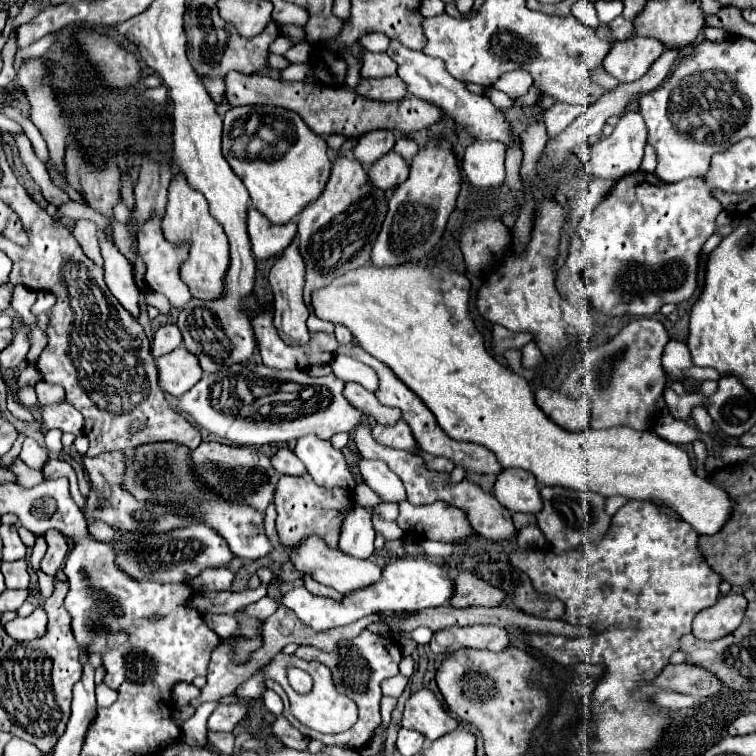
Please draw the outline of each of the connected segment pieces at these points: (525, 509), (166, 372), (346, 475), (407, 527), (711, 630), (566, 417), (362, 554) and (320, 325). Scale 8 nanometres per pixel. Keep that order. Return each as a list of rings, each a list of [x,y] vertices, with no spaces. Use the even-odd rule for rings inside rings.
[[[501,470],[493,486],[493,496],[511,512],[537,514],[537,510],[541,510],[537,490],[539,488],[533,474],[525,470]]]
[[[179,346],[173,352],[161,356],[157,360],[157,368],[161,388],[173,396],[185,394],[185,390],[189,390],[203,374],[197,356],[191,354],[185,346]]]
[[[299,438],[295,444],[295,456],[305,464],[311,478],[323,488],[345,488],[353,490],[356,487],[355,478],[347,468],[345,456],[331,446],[329,440],[319,438]]]
[[[403,500],[399,502],[397,524],[405,534],[415,534],[419,538],[439,542],[465,542],[475,534],[463,510],[445,502],[413,506]]]
[[[727,594],[719,596],[719,600],[701,610],[693,620],[693,634],[699,640],[719,640],[731,634],[743,620],[747,608],[747,600],[743,594]]]
[[[539,388],[535,394],[535,404],[567,432],[581,432],[589,424],[589,402],[575,402],[561,394],[559,390]]]
[[[361,504],[351,506],[341,524],[339,548],[355,558],[367,558],[373,552],[373,540],[375,540],[375,530],[371,512]]]
[[[309,316],[307,320],[307,328],[313,330],[313,332],[325,332],[325,334],[333,334],[335,326],[331,322],[325,322],[325,320],[319,320],[317,316]]]

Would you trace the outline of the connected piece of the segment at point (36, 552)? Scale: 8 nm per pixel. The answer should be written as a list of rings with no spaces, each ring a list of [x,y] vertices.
[[[44,535],[35,537],[35,543],[32,550],[33,551],[31,552],[30,564],[33,566],[33,570],[37,572],[37,568],[40,567],[40,562],[47,550],[47,543]]]

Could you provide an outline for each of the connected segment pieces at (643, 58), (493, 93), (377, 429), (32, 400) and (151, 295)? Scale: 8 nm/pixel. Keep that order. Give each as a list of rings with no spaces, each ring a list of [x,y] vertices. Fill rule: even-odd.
[[[633,36],[615,42],[603,58],[603,66],[619,82],[633,82],[639,80],[661,54],[663,46],[657,38]]]
[[[487,88],[487,98],[497,106],[497,108],[509,108],[511,104],[513,104],[513,100],[507,96],[507,94],[501,94],[499,90],[495,90],[495,88]]]
[[[403,420],[395,422],[393,426],[383,426],[375,424],[373,426],[373,436],[377,442],[391,446],[391,448],[401,448],[401,450],[411,450],[415,448],[415,438],[411,436],[411,430],[407,426],[401,426]]]
[[[23,388],[23,390],[17,390],[15,400],[17,400],[19,404],[23,404],[25,408],[37,406],[37,396],[35,396],[35,390],[33,390],[33,388]]]
[[[147,292],[145,298],[147,298],[147,304],[149,306],[155,306],[161,314],[167,314],[169,312],[169,300],[163,294],[159,294],[159,292]]]

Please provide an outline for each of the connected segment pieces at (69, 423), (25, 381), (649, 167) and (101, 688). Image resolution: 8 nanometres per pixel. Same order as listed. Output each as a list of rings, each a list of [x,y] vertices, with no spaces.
[[[66,400],[41,408],[42,424],[45,430],[61,430],[79,436],[85,426],[85,418],[75,406]]]
[[[29,365],[28,366],[28,372],[21,372],[19,375],[16,385],[18,389],[27,386],[35,386],[40,380],[41,380],[41,374],[40,372],[35,369],[34,366]]]
[[[647,144],[647,146],[645,146],[645,156],[643,156],[641,170],[655,172],[655,166],[657,166],[657,154],[655,154],[655,148],[653,148],[651,144]]]
[[[97,684],[95,686],[95,696],[97,696],[97,704],[99,706],[109,706],[109,704],[113,704],[117,700],[117,692],[111,690],[105,684]]]

